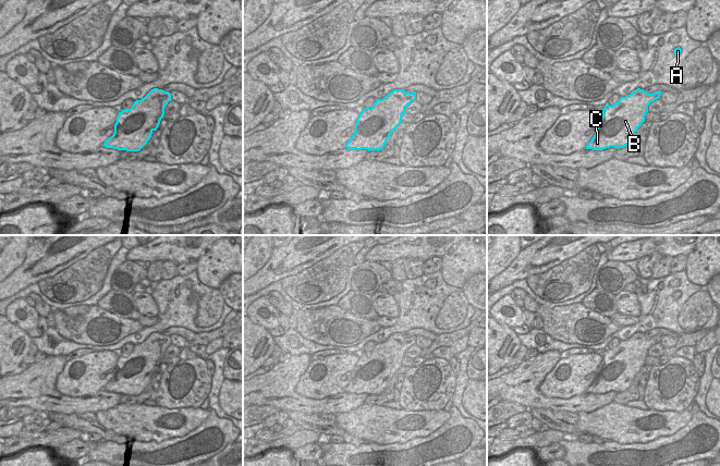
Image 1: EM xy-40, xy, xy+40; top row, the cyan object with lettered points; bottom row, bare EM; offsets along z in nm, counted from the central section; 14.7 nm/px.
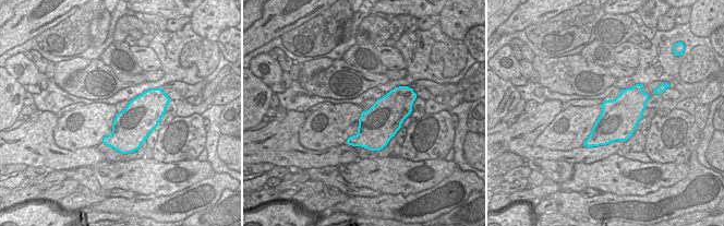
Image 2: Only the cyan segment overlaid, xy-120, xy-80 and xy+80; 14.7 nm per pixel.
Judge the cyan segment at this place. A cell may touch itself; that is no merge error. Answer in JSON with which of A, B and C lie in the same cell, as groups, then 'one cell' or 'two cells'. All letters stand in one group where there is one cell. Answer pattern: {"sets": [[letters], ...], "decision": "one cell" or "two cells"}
{"sets": [["A", "B", "C"]], "decision": "one cell"}

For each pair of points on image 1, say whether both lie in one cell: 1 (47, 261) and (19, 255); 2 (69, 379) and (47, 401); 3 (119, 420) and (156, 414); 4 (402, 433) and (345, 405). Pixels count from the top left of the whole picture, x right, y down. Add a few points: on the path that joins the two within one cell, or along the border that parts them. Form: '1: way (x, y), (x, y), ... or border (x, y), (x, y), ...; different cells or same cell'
1: border (28, 246), (25, 259), (11, 273); different cells
2: border (63, 365), (56, 389), (65, 395), (82, 396); different cells
3: way (127, 420), (147, 420); same cell
4: border (364, 402), (350, 411), (336, 414); different cells

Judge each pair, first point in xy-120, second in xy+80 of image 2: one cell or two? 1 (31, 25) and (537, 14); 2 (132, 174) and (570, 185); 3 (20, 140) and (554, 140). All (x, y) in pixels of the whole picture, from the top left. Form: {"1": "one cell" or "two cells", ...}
{"1": "one cell", "2": "one cell", "3": "two cells"}

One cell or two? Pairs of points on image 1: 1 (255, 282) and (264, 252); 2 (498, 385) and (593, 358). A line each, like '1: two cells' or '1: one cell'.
1: two cells
2: two cells

